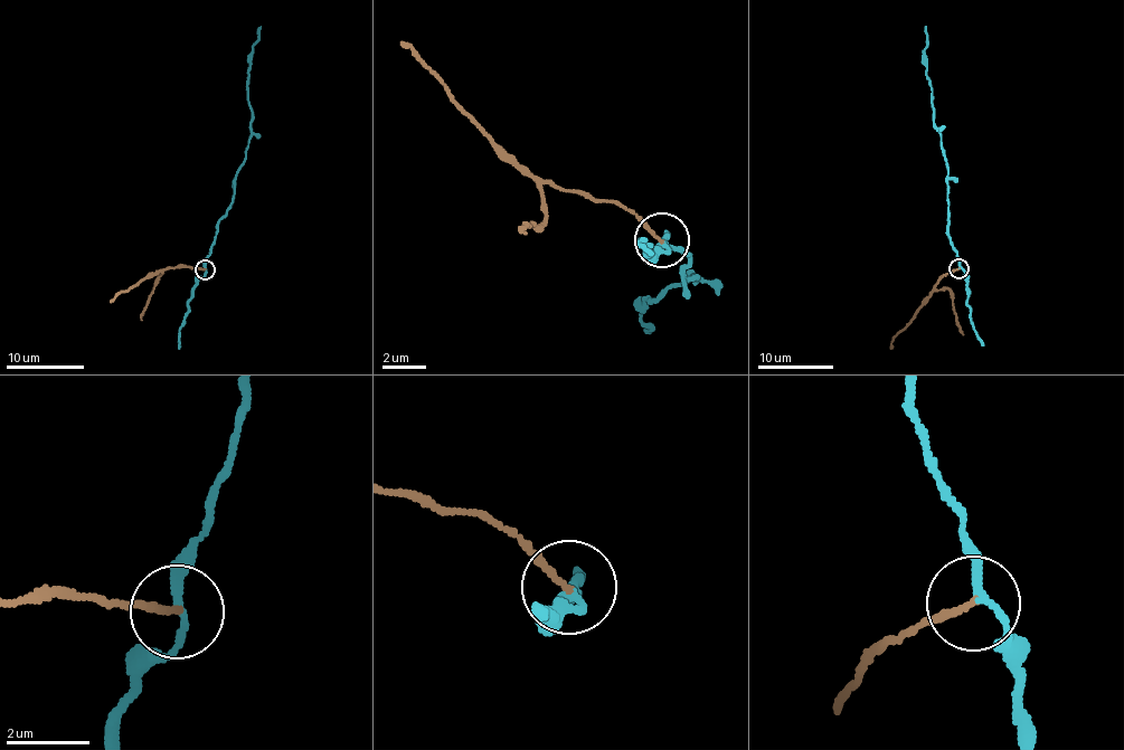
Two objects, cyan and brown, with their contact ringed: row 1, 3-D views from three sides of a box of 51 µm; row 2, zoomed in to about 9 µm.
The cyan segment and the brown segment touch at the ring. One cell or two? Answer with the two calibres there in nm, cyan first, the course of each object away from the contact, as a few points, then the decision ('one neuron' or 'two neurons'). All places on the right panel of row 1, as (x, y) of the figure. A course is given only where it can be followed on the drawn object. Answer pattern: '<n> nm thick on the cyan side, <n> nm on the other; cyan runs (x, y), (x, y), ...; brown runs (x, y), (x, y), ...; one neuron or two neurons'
190 nm thick on the cyan side, 160 nm on the other; cyan runs (959, 268), (948, 234), (948, 167), (934, 125), (932, 84), (926, 75), (925, 27); brown runs (959, 268), (942, 276), (893, 339), (891, 348); two neurons

